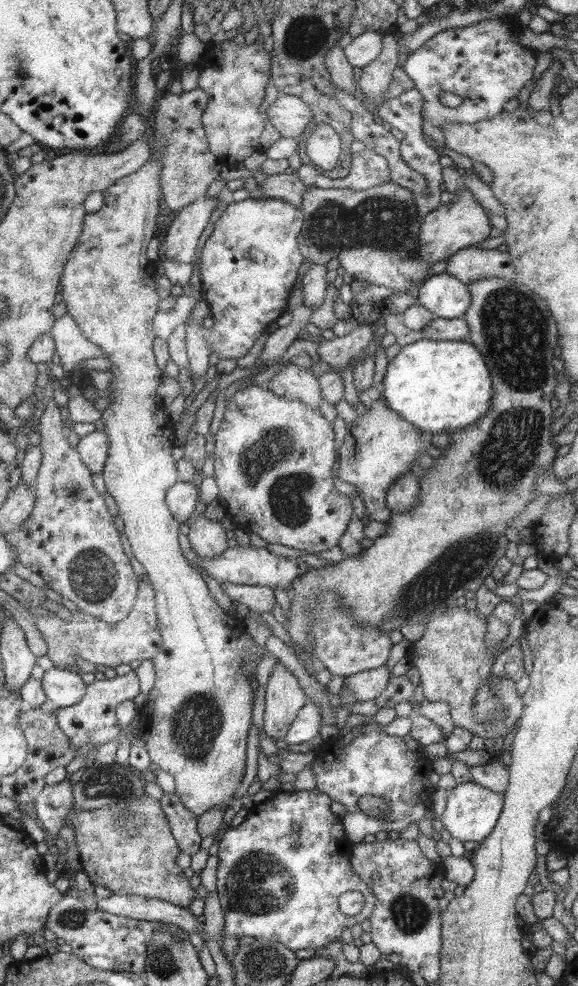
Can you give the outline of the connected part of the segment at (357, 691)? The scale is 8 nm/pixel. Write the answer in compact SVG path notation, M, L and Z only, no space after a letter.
M386 665L346 677L343 687L348 687L357 698L357 702L366 702L378 698L387 688L392 672Z

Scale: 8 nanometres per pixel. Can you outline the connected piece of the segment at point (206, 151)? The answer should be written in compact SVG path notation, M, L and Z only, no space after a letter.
M200 87L180 94L163 92L158 97L154 112L151 148L165 148L163 152L163 199L167 213L174 212L204 197L207 188L220 173L219 158L210 150L202 124L202 113L208 104L208 95Z

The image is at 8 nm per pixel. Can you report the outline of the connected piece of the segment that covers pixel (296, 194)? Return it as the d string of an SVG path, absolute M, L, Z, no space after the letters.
M295 172L292 174L280 173L268 175L259 183L264 196L284 199L284 202L292 203L295 207L302 205L304 194L307 192L307 183L304 183Z

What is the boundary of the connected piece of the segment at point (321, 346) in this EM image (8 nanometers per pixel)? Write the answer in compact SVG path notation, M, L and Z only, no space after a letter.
M374 321L358 322L358 327L354 328L347 336L338 336L332 340L325 340L323 338L313 338L318 343L317 352L320 359L332 367L334 373L338 373L340 369L348 367L352 359L357 359L362 352L370 345L373 340L373 332L375 331Z

